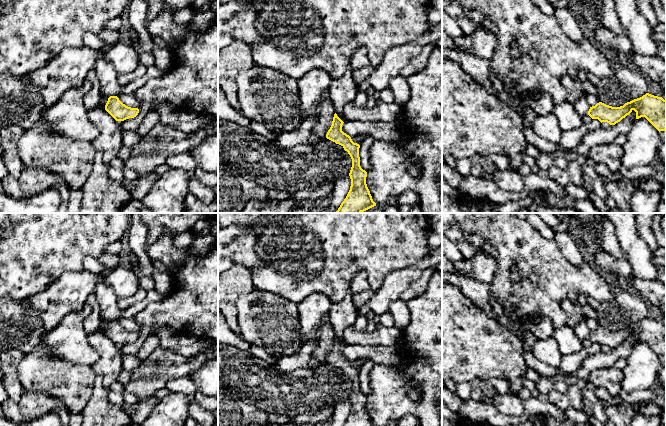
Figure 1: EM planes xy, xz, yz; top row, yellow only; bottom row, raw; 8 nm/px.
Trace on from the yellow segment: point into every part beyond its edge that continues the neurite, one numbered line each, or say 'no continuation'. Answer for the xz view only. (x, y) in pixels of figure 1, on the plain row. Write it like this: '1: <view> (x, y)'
1: xz (342, 315)

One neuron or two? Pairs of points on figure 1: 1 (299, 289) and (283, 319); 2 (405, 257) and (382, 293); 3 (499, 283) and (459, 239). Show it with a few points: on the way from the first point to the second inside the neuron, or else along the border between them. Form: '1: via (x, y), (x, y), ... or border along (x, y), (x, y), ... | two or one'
1: border along (271, 292), (287, 298), (296, 304) | two
2: border along (419, 260), (391, 271), (380, 285) | two
3: border along (463, 234), (475, 255) | two

